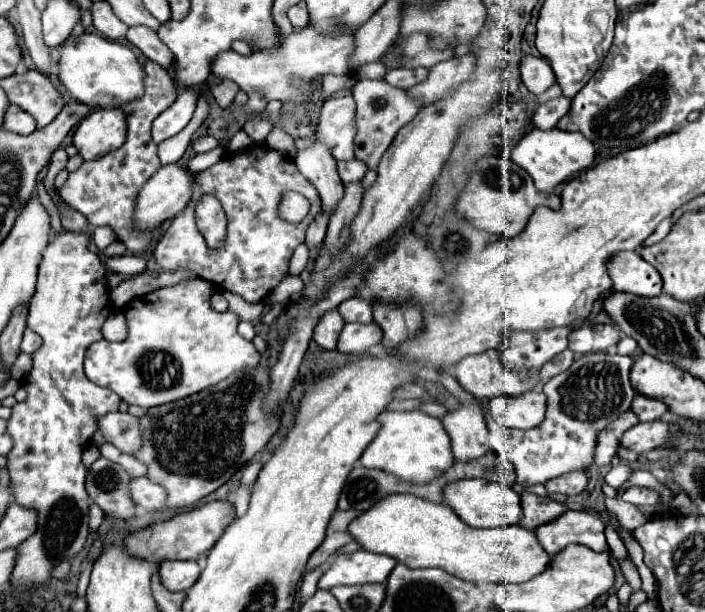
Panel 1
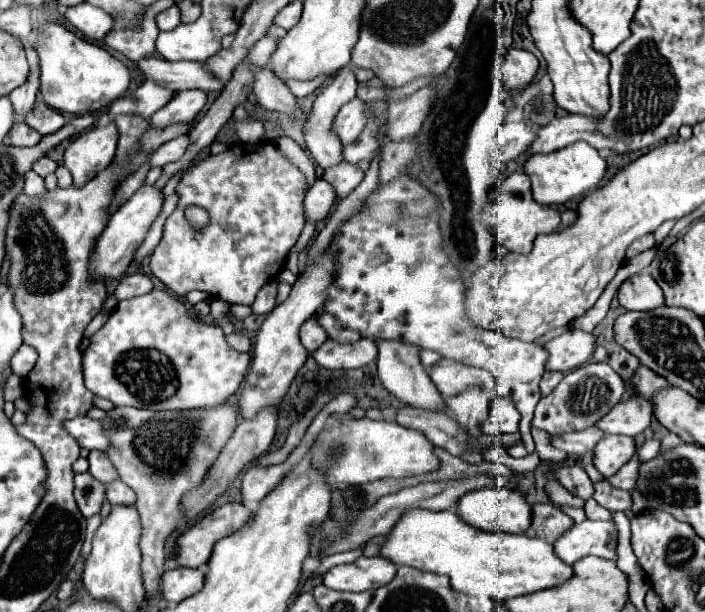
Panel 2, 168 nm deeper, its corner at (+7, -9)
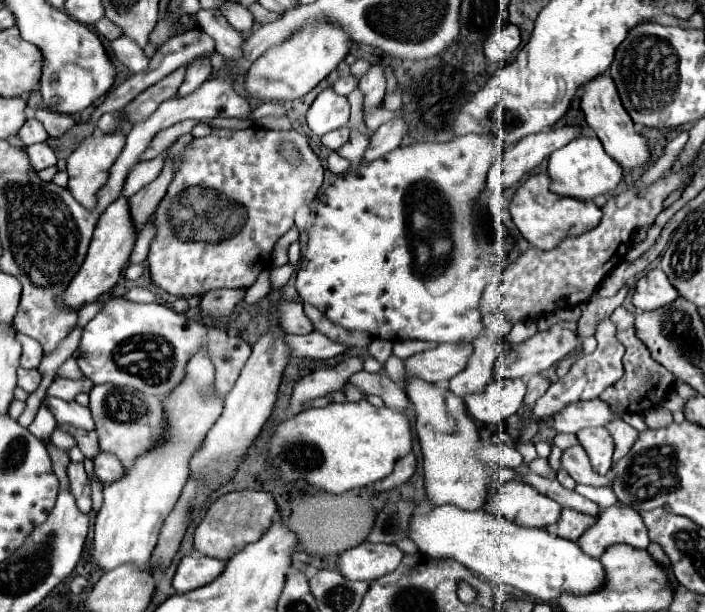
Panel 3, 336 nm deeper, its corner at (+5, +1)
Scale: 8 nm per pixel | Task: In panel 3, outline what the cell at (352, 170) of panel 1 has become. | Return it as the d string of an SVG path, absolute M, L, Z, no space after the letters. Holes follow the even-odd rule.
M326 87L310 105L306 113L306 123L314 135L326 135L348 125L350 103L346 97L334 93L332 87Z

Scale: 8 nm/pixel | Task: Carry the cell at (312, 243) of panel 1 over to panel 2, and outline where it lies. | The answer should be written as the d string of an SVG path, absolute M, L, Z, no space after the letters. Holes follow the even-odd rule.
M318 179L314 183L314 187L308 191L306 199L304 199L306 219L310 219L314 223L322 221L328 215L334 199L336 199L336 193L332 191L332 185L328 181L324 181L324 179Z

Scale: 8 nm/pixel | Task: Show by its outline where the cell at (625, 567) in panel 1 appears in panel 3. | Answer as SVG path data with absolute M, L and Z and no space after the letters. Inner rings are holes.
M618 419L614 425L608 425L606 429L612 433L612 437L616 441L616 451L614 451L614 463L616 463L624 455L628 455L628 451L632 449L632 445L638 439L638 431L634 427L630 427L628 423L624 423L622 419Z

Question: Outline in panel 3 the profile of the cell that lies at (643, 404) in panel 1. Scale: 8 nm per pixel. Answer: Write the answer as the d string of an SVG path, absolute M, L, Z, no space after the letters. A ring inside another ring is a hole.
M596 398L594 401L576 401L574 405L568 405L566 411L558 413L558 417L546 419L546 427L554 427L562 433L578 433L586 427L606 427L616 419L618 415L614 409Z

